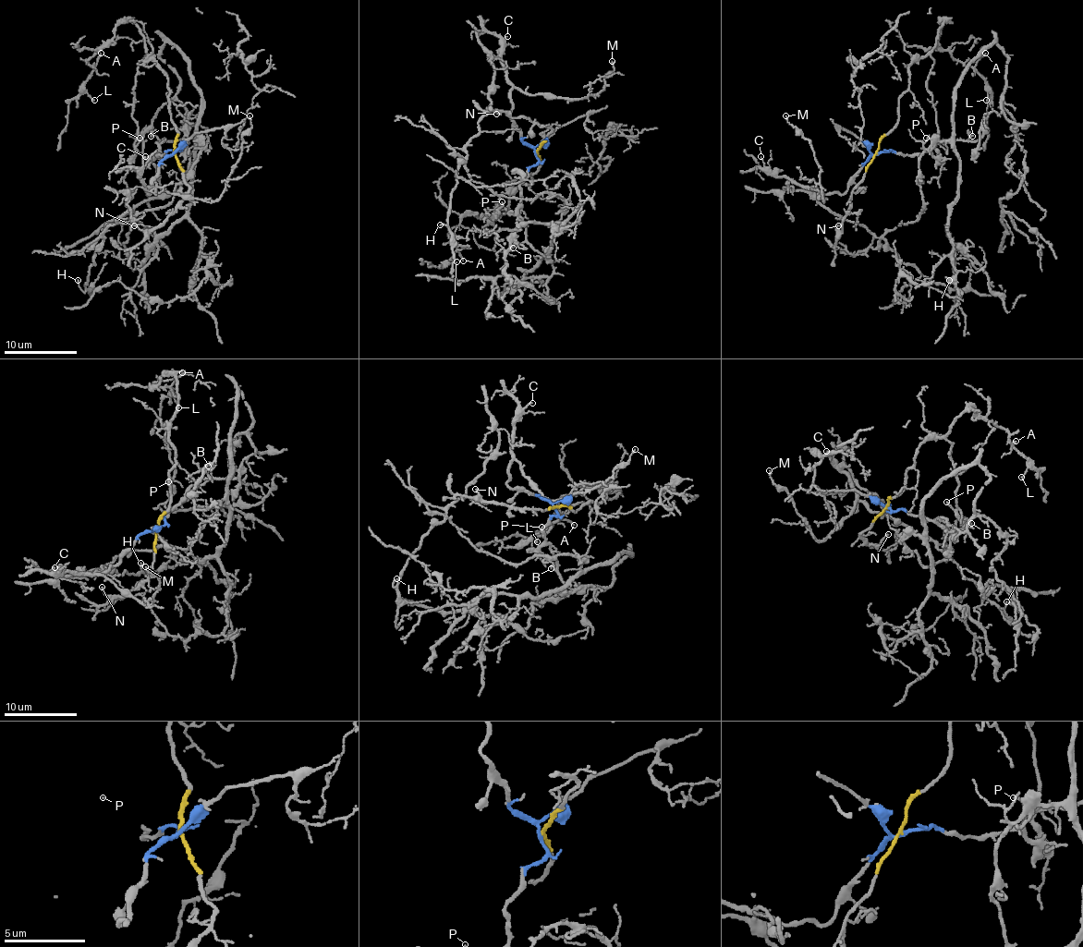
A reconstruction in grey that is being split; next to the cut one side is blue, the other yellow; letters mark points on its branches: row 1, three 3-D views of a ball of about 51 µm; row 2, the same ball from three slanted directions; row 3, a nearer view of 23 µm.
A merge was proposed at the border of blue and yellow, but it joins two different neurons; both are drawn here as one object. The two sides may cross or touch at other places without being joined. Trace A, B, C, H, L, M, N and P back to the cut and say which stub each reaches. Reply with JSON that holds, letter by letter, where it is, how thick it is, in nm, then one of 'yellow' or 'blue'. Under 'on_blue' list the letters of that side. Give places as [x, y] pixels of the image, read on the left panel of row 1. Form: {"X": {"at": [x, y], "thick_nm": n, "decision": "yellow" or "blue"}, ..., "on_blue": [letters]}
{"A": {"at": [101, 53], "thick_nm": 140, "decision": "yellow"}, "B": {"at": [151, 136], "thick_nm": 110, "decision": "blue"}, "C": {"at": [145, 156], "thick_nm": 110, "decision": "blue"}, "H": {"at": [78, 280], "thick_nm": 120, "decision": "blue"}, "L": {"at": [94, 100], "thick_nm": 120, "decision": "yellow"}, "M": {"at": [249, 115], "thick_nm": 130, "decision": "blue"}, "N": {"at": [134, 225], "thick_nm": 110, "decision": "yellow"}, "P": {"at": [139, 138], "thick_nm": 130, "decision": "yellow"}, "on_blue": ["B", "C", "H", "M"]}

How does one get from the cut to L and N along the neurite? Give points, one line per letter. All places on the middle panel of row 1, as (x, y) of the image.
L: (536, 152), (530, 185), (504, 212), (467, 214), (450, 230), (446, 261), (456, 261)
N: (536, 152), (550, 130), (548, 127), (495, 114)

